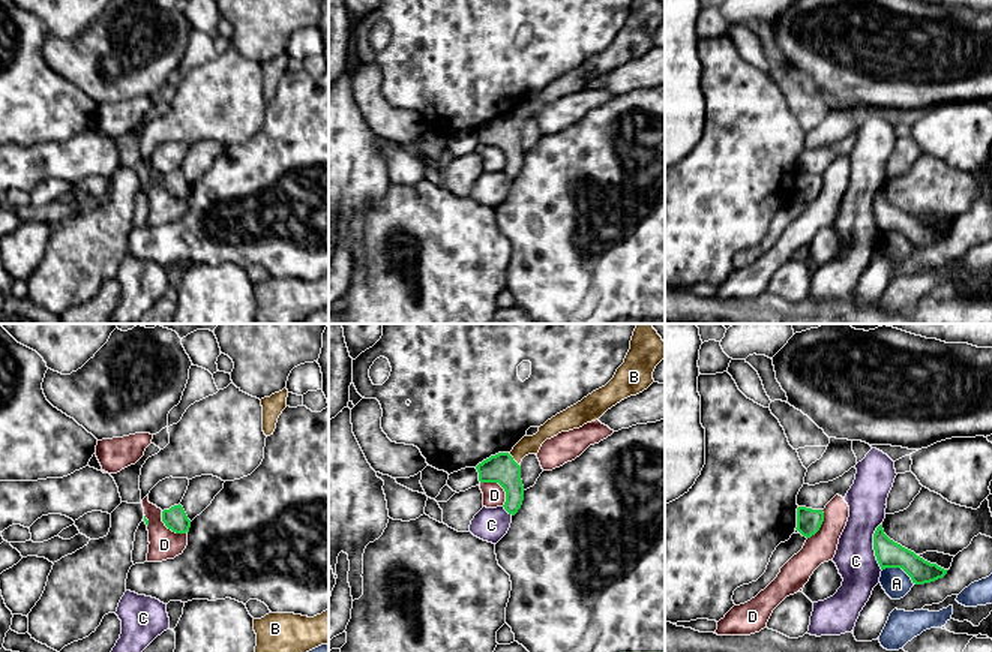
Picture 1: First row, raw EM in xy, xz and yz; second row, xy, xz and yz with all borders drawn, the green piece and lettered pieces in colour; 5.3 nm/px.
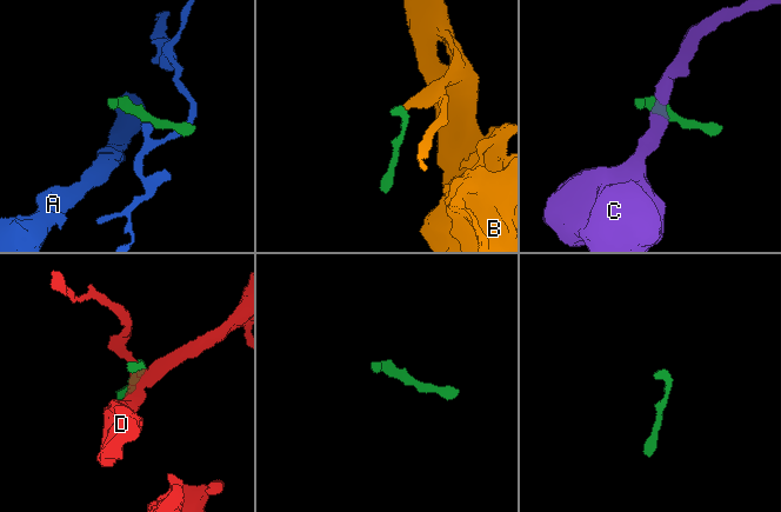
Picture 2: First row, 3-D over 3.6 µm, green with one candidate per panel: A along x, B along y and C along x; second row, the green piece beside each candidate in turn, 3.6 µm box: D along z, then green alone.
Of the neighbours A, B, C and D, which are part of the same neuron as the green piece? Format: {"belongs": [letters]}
{"belongs": ["B"]}

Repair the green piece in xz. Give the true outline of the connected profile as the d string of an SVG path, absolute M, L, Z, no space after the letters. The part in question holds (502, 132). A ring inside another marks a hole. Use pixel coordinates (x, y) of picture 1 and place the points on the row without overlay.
M632 0L624 27L605 51L548 84L536 99L524 100L510 117L498 117L479 127L479 145L498 147L506 156L503 171L515 180L524 165L519 130L522 123L537 118L546 103L596 85L621 64L647 54L654 46L653 36L663 22L665 6L660 0Z

